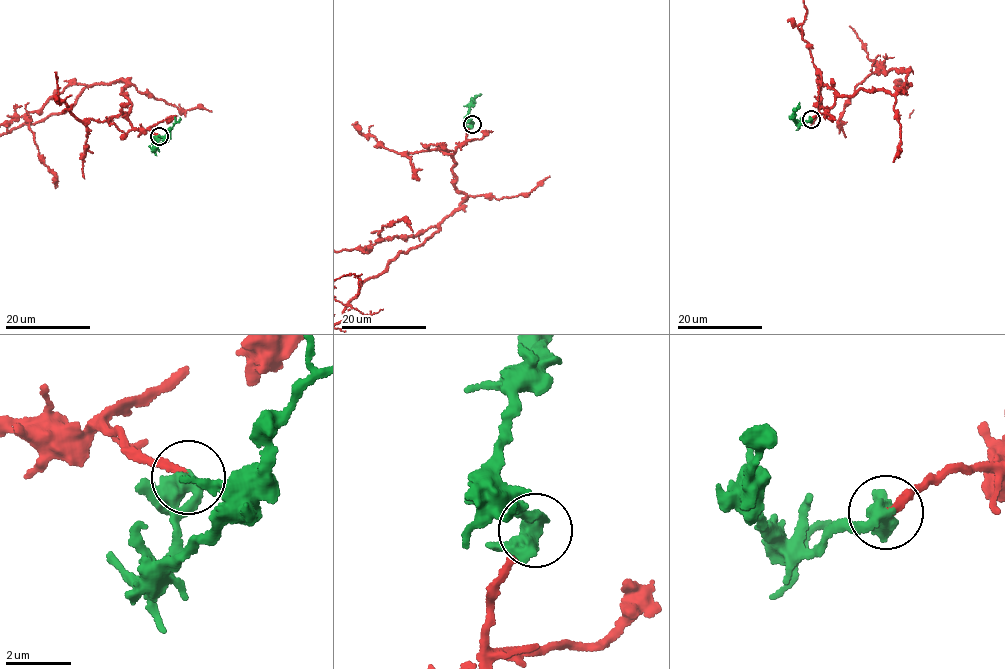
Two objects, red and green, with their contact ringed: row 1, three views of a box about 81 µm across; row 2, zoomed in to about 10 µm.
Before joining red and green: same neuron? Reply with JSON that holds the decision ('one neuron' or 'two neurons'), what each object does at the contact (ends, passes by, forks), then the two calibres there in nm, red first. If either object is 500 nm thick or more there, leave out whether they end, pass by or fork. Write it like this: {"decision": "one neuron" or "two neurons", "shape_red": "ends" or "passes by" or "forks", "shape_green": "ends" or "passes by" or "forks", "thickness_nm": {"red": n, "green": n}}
{"decision": "one neuron", "shape_red": "ends", "shape_green": "passes by", "thickness_nm": {"red": 220, "green": 440}}

